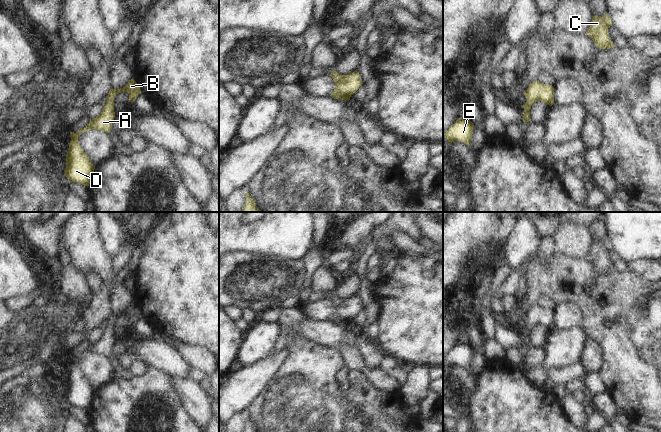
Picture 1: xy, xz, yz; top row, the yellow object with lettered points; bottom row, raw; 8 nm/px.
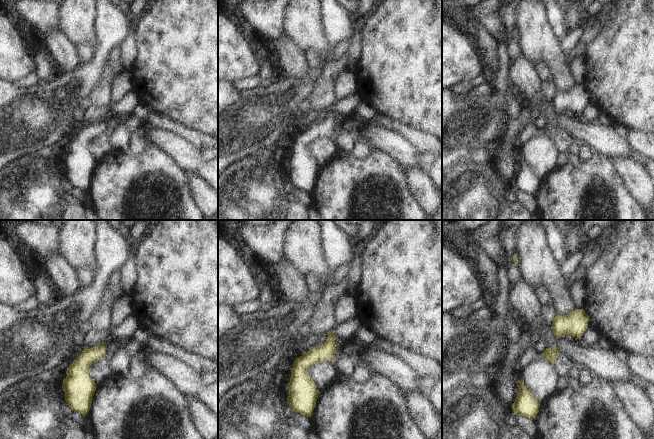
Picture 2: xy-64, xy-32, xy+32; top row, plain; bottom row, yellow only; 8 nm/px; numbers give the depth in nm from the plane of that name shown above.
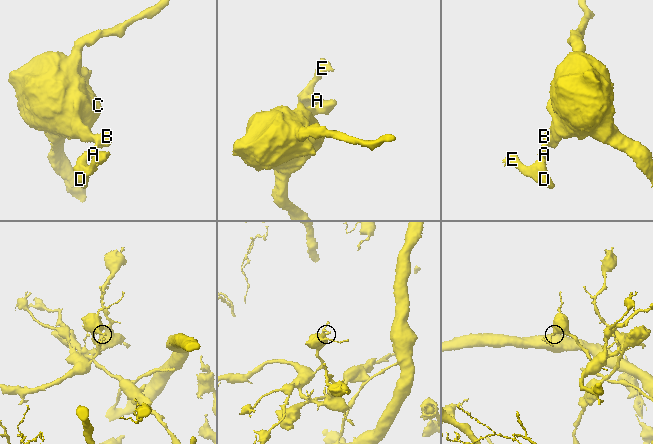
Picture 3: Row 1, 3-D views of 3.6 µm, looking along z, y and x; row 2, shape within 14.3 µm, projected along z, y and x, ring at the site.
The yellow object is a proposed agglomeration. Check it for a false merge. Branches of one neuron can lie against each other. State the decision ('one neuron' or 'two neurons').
one neuron

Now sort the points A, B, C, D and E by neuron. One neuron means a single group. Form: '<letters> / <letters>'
A B C D E

